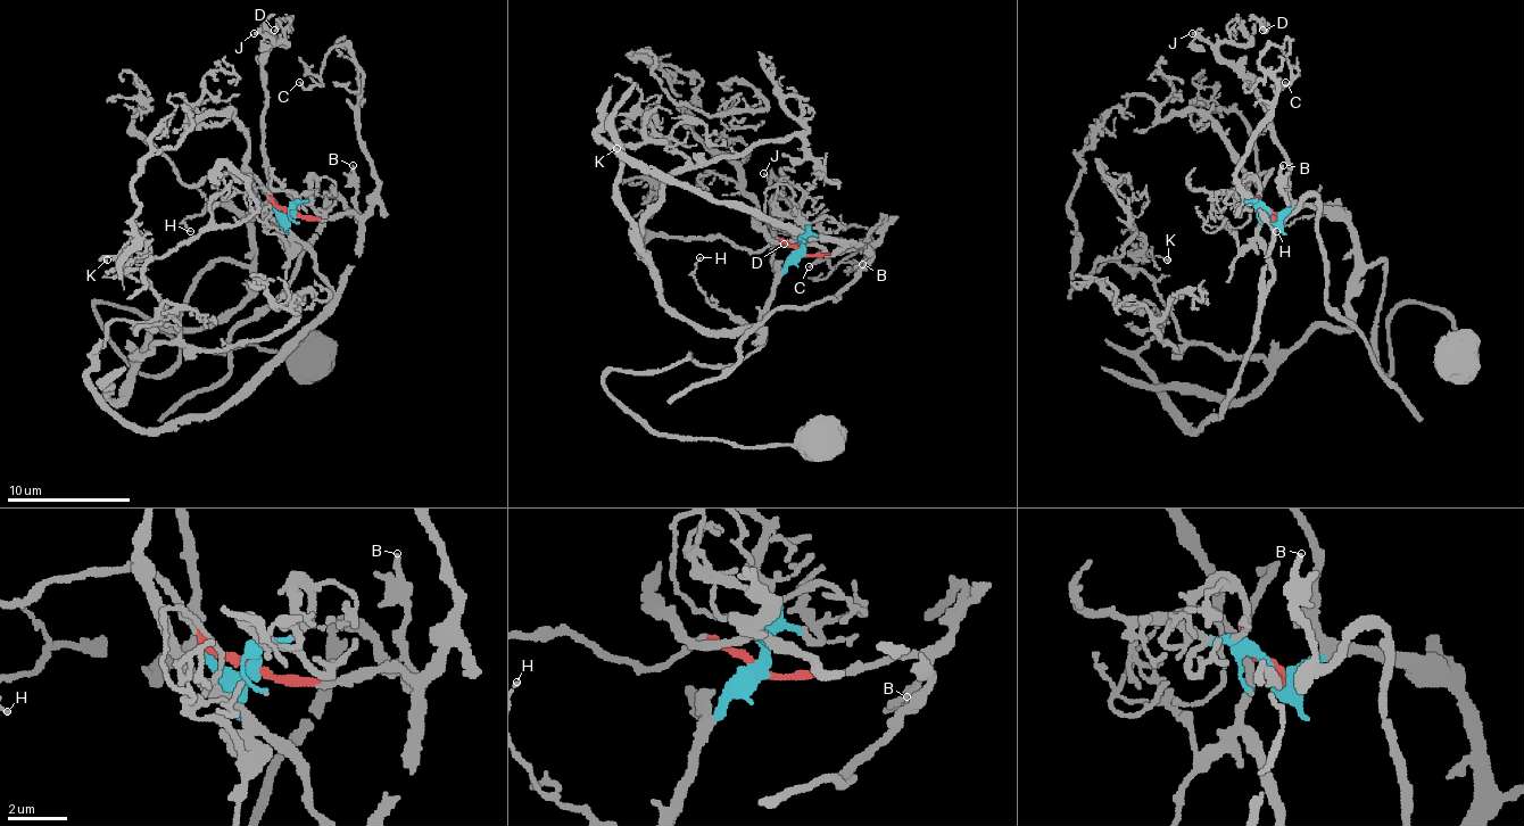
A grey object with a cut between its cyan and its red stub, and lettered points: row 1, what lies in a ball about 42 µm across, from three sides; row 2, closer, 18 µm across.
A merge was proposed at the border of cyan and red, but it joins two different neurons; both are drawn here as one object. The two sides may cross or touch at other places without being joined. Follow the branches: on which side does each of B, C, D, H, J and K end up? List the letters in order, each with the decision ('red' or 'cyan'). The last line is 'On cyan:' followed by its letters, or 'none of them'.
B: red
C: red
D: cyan
H: cyan
J: cyan
K: cyan
On cyan: D, H, J, K

